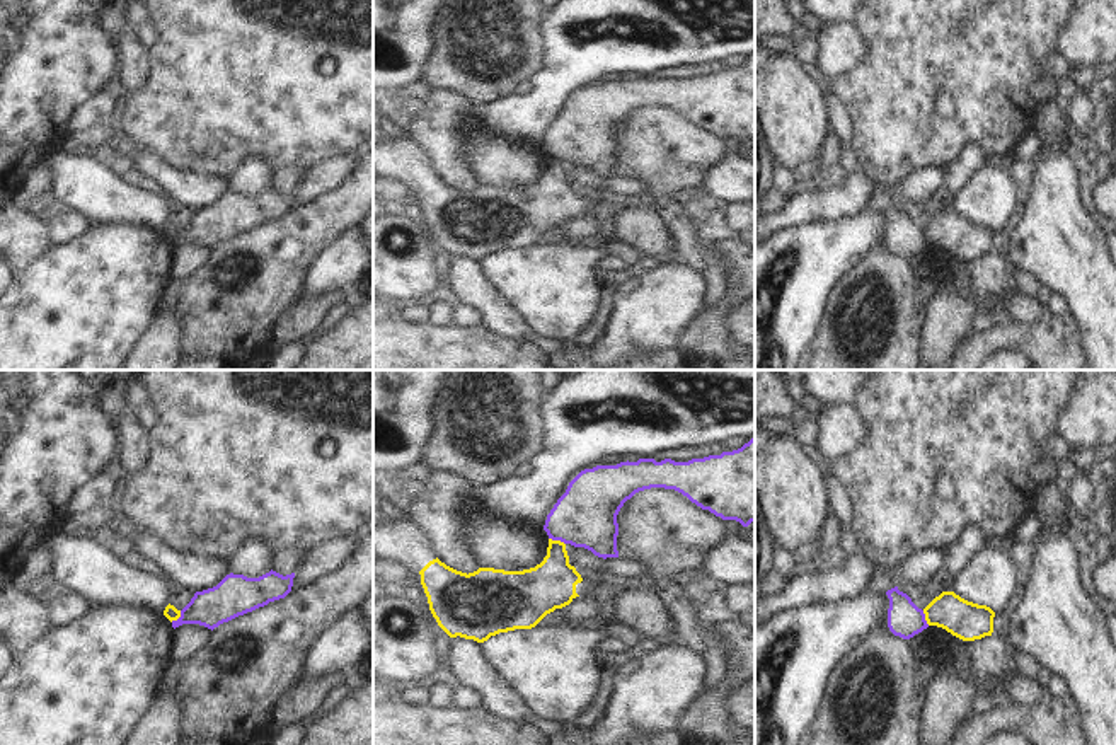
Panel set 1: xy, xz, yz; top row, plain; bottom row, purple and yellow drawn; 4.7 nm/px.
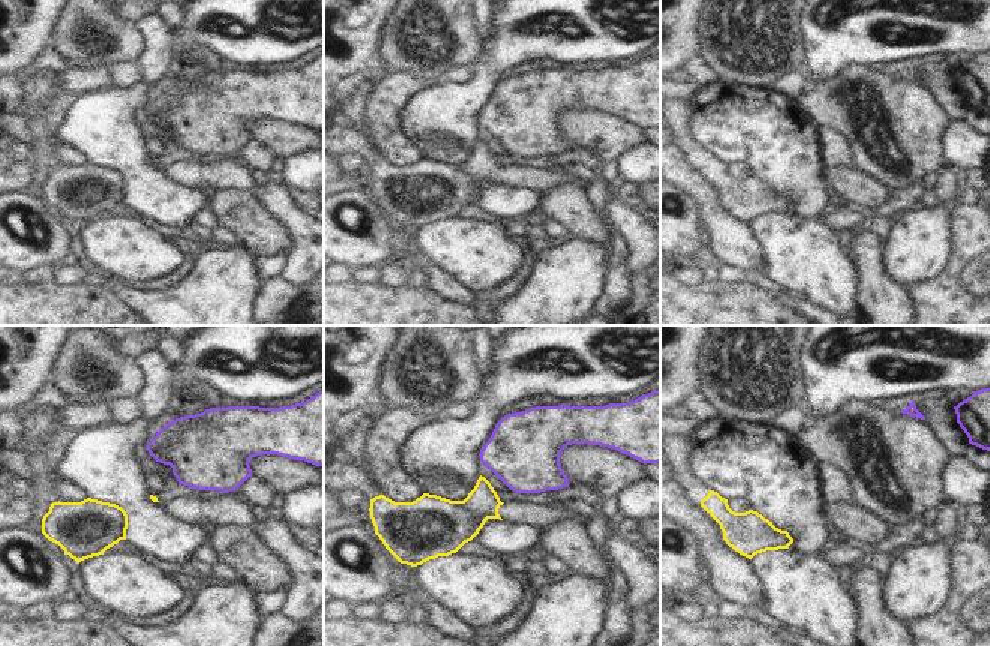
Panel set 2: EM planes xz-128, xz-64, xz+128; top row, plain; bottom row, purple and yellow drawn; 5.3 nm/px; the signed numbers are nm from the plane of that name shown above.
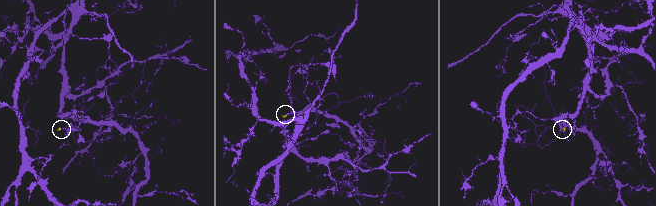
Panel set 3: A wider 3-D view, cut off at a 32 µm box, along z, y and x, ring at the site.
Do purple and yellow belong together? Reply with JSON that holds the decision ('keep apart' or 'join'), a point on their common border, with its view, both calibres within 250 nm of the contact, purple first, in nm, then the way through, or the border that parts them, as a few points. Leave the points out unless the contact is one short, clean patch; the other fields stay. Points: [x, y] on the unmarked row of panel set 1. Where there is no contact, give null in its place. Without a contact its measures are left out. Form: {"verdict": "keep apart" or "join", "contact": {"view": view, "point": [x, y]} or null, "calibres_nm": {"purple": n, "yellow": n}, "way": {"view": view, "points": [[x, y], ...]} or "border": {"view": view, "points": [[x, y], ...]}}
{"verdict": "keep apart", "contact": {"view": "xz", "point": [558, 157]}, "calibres_nm": {"purple": 300, "yellow": 220}, "border": {"view": "xz", "points": [[549, 155], [559, 157], [564, 162]]}}

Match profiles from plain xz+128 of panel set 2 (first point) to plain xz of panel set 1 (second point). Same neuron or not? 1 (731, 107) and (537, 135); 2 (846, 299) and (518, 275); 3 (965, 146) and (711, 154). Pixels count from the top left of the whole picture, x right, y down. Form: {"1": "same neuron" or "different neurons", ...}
{"1": "different neurons", "2": "same neuron", "3": "different neurons"}

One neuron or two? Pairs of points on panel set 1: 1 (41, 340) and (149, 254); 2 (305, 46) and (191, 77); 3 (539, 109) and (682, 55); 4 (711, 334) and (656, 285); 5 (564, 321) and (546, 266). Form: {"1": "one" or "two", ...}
{"1": "one", "2": "one", "3": "one", "4": "two", "5": "one"}

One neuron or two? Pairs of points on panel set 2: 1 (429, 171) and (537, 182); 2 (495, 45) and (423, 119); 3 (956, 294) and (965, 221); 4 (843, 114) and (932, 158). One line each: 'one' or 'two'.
1: one
2: one
3: one
4: one

